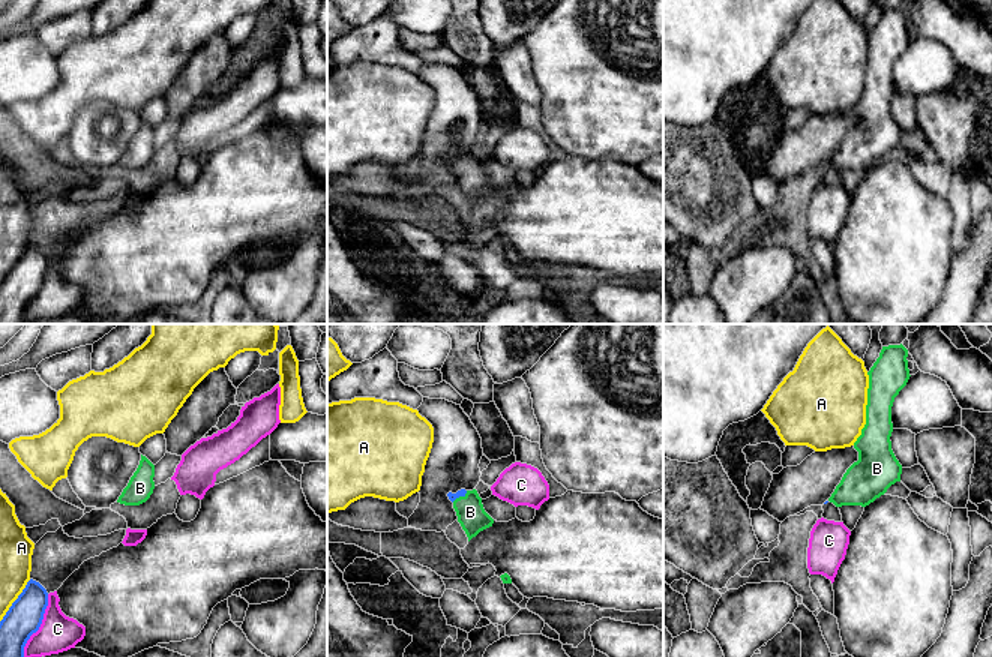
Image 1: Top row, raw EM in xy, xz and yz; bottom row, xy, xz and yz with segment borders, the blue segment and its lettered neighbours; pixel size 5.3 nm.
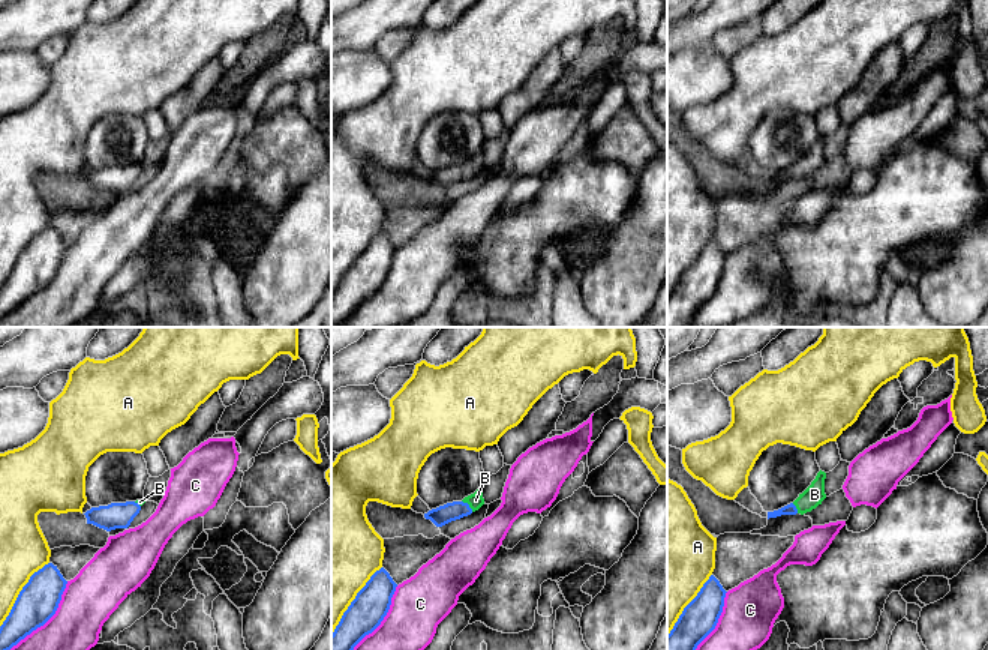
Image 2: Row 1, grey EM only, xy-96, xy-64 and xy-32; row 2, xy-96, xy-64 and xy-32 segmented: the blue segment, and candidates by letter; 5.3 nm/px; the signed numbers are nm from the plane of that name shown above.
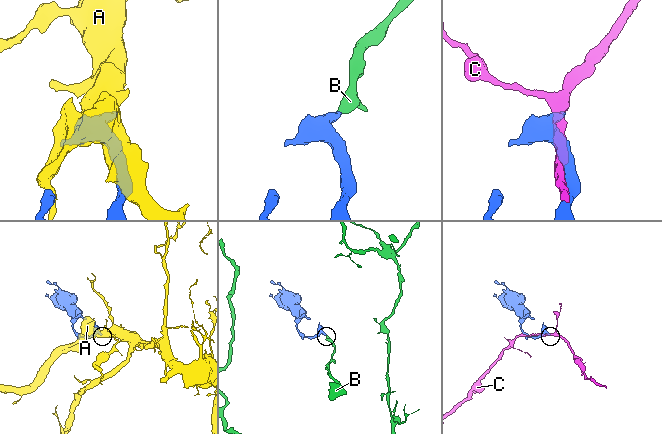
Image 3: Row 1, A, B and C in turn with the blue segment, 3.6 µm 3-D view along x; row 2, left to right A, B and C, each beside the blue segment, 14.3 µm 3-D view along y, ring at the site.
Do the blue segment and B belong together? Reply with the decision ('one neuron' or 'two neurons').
one neuron

